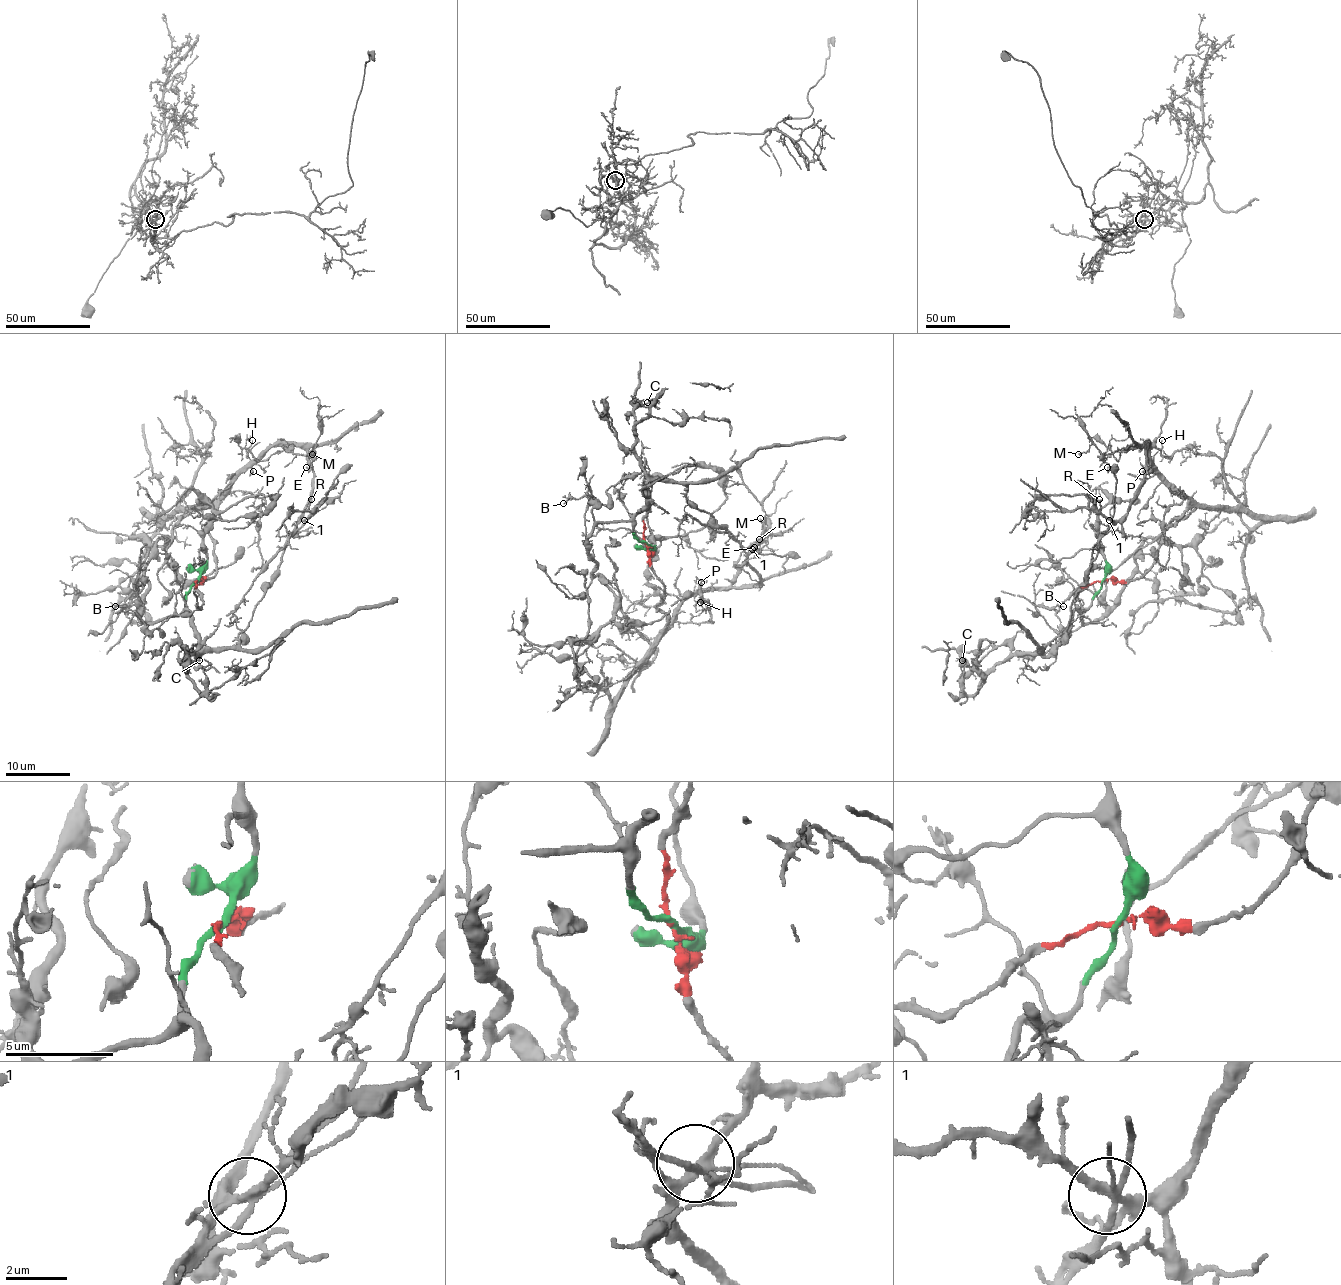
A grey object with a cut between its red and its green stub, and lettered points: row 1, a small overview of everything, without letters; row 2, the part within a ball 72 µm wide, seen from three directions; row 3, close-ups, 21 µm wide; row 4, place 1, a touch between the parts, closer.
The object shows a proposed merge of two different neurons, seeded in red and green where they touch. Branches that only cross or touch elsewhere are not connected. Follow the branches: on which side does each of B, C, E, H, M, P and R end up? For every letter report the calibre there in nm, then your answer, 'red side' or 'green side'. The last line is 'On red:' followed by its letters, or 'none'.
B: 140 nm thick; green side
C: 100 nm thick; green side
E: 90 nm thick; red side
H: 100 nm thick; red side
M: 130 nm thick; red side
P: 110 nm thick; red side
R: 130 nm thick; red side
On red: E, H, M, P, R

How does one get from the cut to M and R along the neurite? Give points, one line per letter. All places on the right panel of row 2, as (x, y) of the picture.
M: (1103, 581), (1138, 579), (1188, 501), (1156, 469), (1146, 445), (1109, 454), (1093, 445), (1079, 454)
R: (1103, 581), (1138, 579), (1188, 501), (1156, 469), (1148, 445), (1143, 485), (1122, 517), (1104, 517), (1100, 499)

